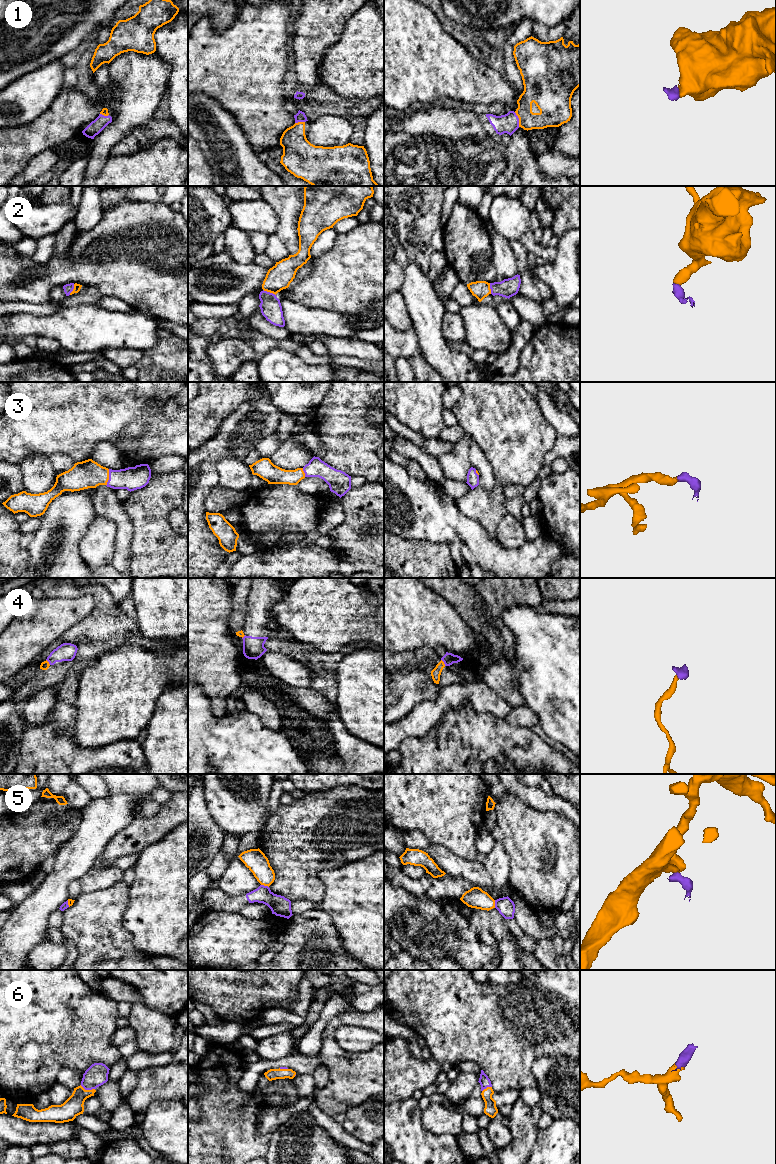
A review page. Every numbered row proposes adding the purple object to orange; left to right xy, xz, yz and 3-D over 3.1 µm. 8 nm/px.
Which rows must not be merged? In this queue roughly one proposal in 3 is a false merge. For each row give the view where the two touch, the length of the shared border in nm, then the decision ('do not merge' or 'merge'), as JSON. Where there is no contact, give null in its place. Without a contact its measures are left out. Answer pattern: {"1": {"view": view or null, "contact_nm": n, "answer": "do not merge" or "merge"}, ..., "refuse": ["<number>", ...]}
{"1": {"view": "yz", "contact_nm": 130, "answer": "merge"}, "2": {"view": "xz", "contact_nm": 120, "answer": "merge"}, "3": {"view": "xy", "contact_nm": 140, "answer": "merge"}, "4": {"view": "yz", "contact_nm": 70, "answer": "do not merge"}, "5": {"view": "xz", "contact_nm": 70, "answer": "do not merge"}, "6": {"view": "xy", "contact_nm": 120, "answer": "merge"}, "refuse": ["4", "5"]}

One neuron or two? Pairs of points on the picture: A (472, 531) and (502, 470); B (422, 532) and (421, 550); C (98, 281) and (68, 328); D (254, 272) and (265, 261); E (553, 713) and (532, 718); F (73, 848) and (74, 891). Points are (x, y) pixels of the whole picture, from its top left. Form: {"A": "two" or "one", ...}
{"A": "two", "B": "two", "C": "two", "D": "two", "E": "two", "F": "two"}

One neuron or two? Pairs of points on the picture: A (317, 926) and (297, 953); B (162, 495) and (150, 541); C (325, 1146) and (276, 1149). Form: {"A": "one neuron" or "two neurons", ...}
{"A": "one neuron", "B": "one neuron", "C": "one neuron"}

